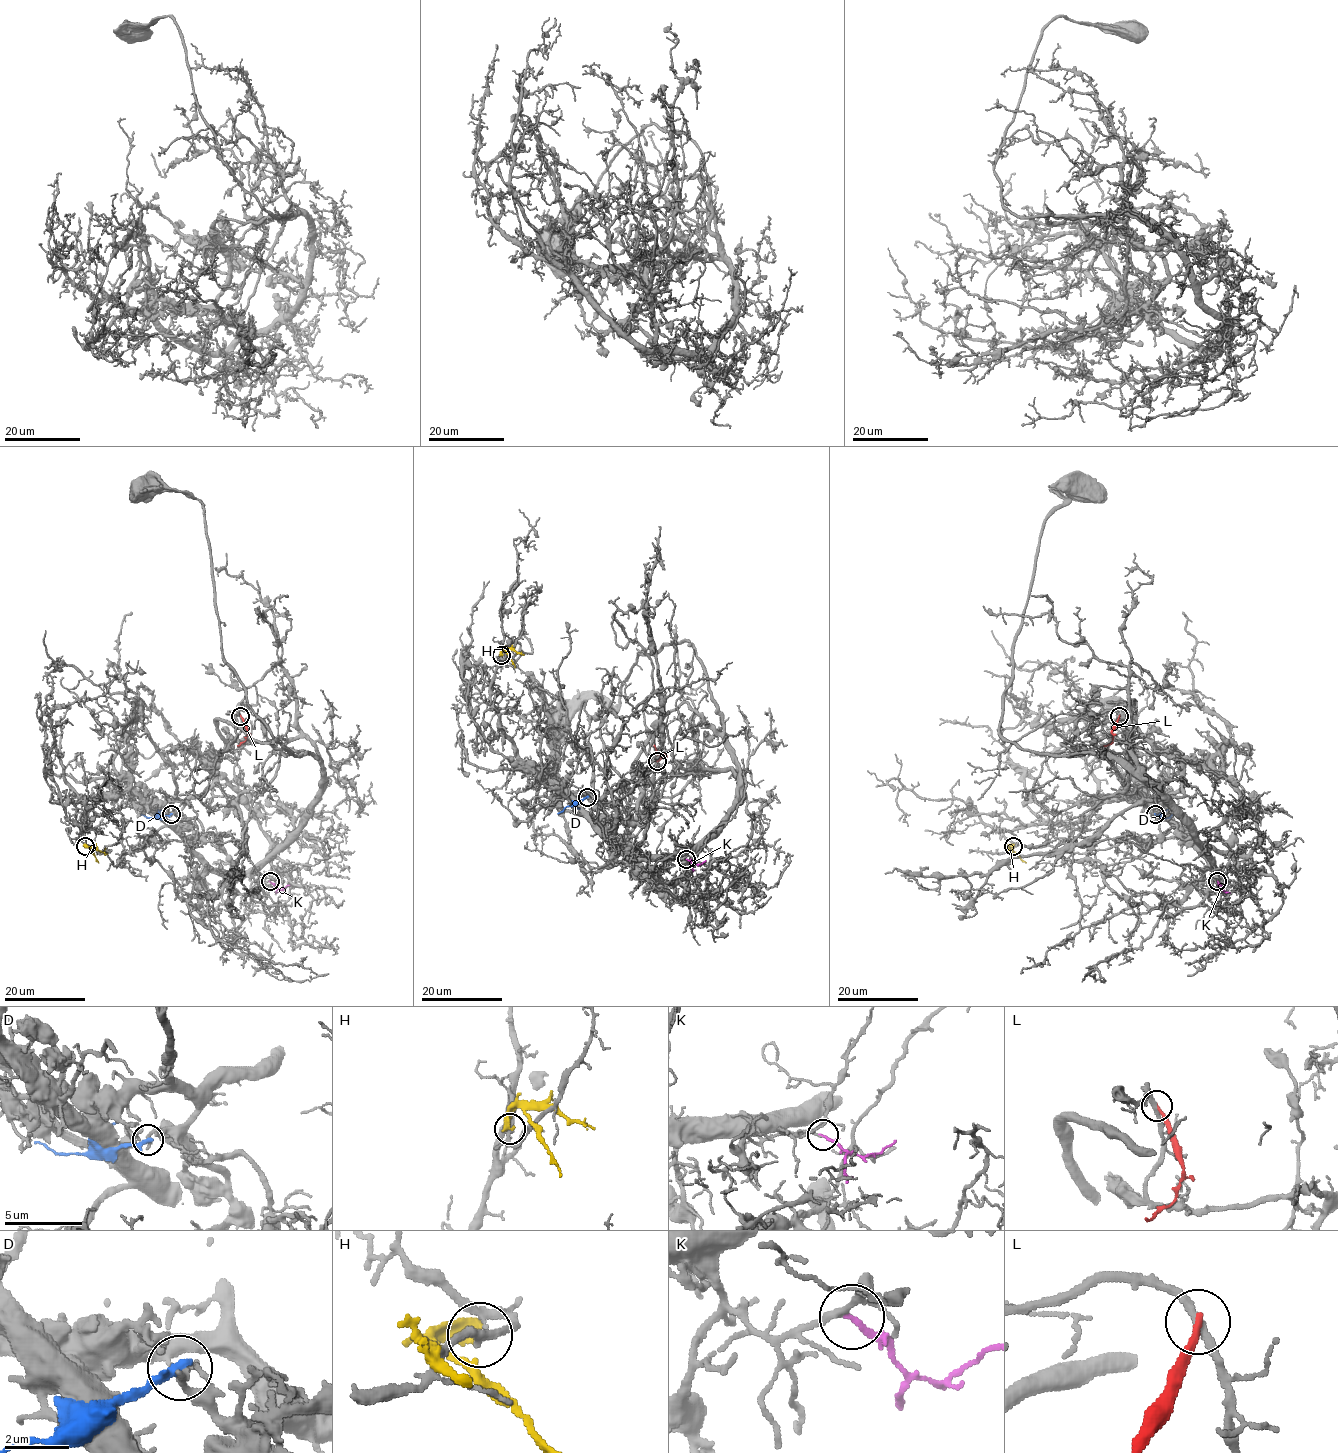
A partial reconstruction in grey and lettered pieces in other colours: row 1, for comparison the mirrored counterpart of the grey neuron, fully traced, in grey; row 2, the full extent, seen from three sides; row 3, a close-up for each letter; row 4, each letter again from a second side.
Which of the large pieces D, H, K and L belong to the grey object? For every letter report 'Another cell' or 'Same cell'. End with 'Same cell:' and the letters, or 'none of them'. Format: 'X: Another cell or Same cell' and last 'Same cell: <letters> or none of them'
D: Another cell
H: Another cell
K: Same cell
L: Another cell
Same cell: K

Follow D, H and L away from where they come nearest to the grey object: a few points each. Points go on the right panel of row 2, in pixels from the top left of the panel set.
D: (1155, 813), (1164, 818), (1172, 814)
H: (1014, 846), (1007, 847), (1026, 862)
L: (1119, 716), (1112, 741), (1103, 745)

